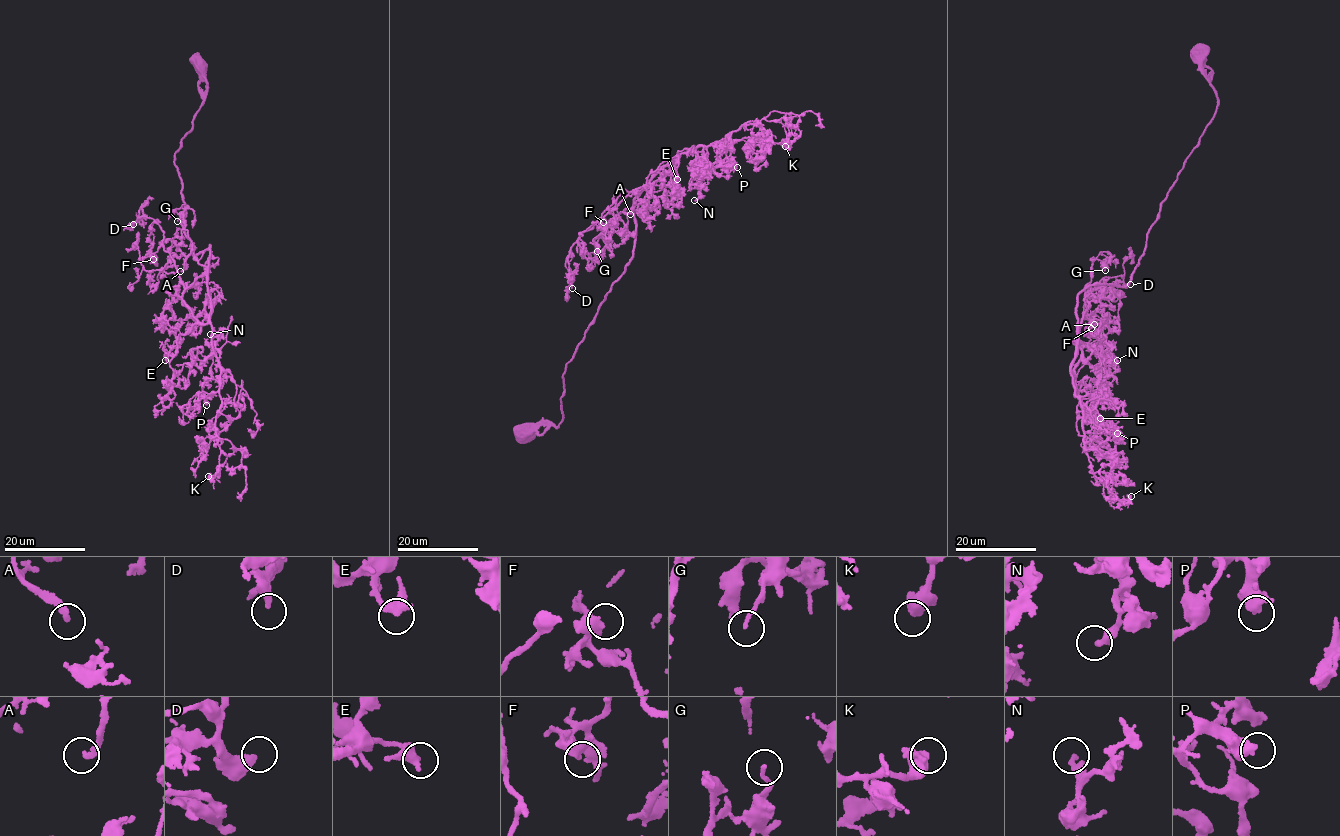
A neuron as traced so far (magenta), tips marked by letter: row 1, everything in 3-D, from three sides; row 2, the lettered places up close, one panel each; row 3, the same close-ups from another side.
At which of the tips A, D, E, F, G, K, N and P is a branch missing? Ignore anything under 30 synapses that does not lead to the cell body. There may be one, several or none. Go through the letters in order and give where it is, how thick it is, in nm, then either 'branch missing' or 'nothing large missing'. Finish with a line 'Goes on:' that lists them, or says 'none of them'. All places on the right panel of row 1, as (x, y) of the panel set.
A: at (1094, 324); 240 nm thick; branch missing
D: at (1130, 284); 400 nm thick; nothing large missing
E: at (1100, 418); 380 nm thick; branch missing
F: at (1091, 328); 320 nm thick; nothing large missing
G: at (1105, 270); 140 nm thick; nothing large missing
K: at (1131, 496); 440 nm thick; nothing large missing
N: at (1117, 360); 320 nm thick; nothing large missing
P: at (1117, 433); 420 nm thick; nothing large missing
Goes on: A, E

